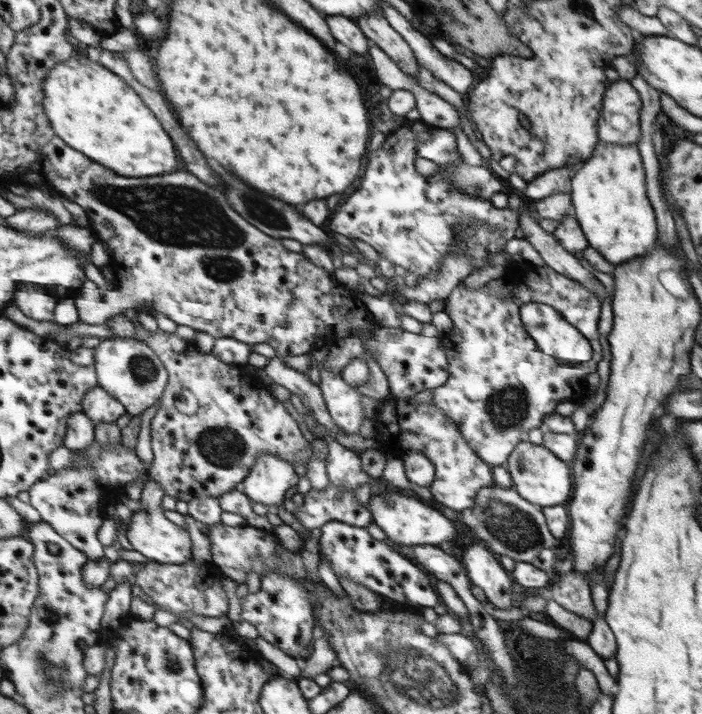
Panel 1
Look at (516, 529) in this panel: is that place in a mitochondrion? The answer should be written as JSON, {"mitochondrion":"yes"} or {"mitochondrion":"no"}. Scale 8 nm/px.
{"mitochondrion":"yes"}

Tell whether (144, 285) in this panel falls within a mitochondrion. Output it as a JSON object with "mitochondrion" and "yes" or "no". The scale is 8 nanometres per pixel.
{"mitochondrion":"no"}

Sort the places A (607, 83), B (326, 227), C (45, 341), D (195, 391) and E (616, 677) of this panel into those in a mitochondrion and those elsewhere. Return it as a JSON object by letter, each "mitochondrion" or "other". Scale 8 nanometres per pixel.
{"A":"other","B":"other","C":"other","D":"other","E":"other"}

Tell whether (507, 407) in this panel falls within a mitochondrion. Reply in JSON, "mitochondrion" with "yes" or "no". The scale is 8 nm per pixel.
{"mitochondrion":"yes"}

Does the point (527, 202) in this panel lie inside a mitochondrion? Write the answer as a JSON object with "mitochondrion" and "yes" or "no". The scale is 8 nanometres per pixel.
{"mitochondrion":"no"}

